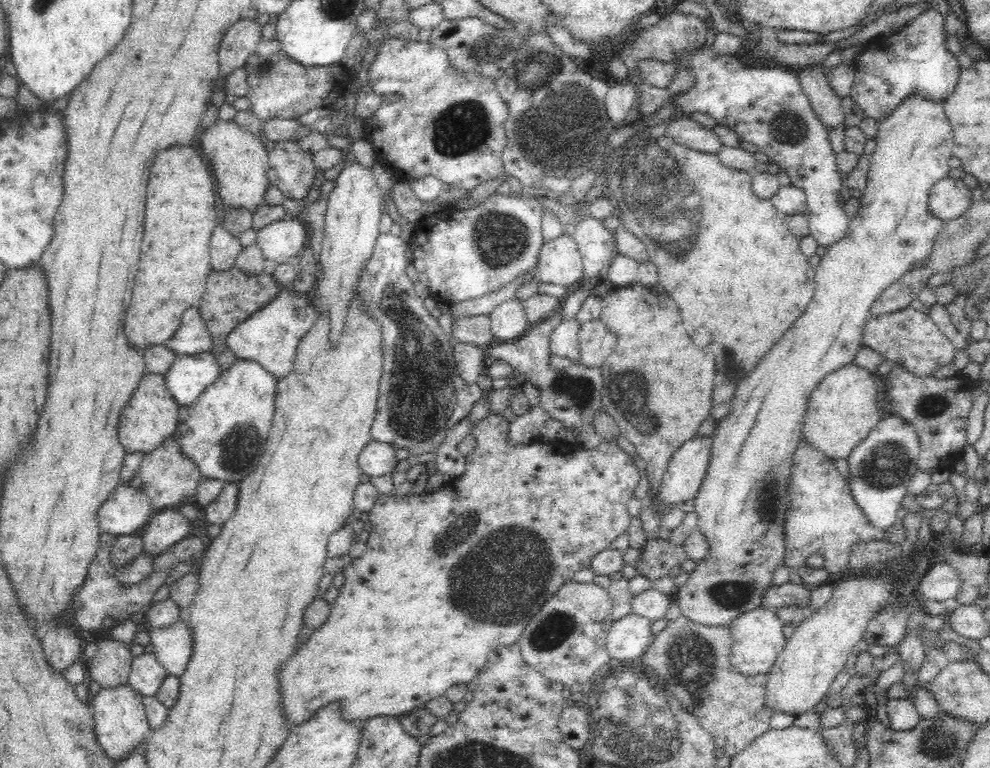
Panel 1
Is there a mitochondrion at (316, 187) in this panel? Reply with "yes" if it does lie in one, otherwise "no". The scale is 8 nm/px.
no

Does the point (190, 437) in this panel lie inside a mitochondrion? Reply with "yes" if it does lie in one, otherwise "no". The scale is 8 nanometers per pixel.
no

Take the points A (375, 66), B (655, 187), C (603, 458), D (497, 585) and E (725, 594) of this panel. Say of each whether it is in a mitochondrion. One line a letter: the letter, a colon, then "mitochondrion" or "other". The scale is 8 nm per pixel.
A: other
B: mitochondrion
C: other
D: mitochondrion
E: mitochondrion

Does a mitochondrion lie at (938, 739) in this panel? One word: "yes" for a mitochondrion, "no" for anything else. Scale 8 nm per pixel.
yes

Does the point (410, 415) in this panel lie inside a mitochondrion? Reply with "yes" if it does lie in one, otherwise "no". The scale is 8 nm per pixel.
yes

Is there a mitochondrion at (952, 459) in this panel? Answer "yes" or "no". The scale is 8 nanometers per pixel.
no

